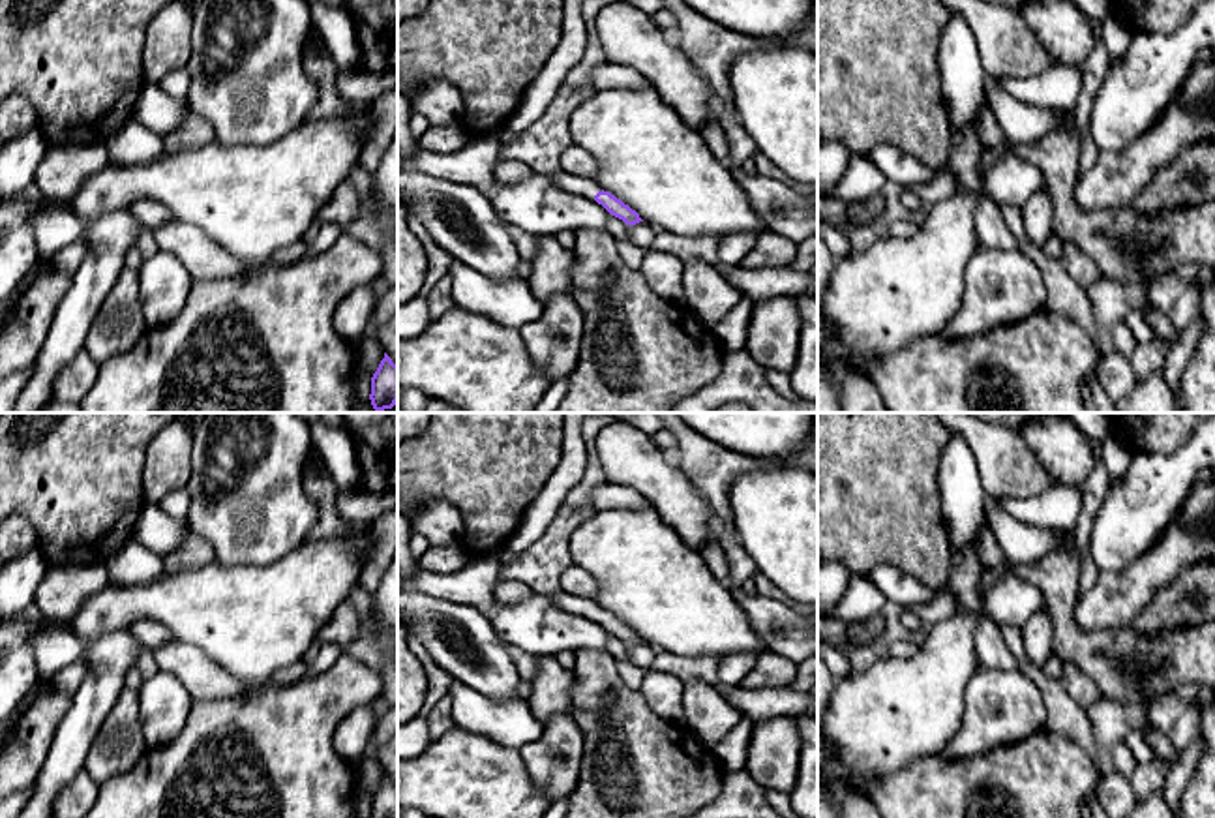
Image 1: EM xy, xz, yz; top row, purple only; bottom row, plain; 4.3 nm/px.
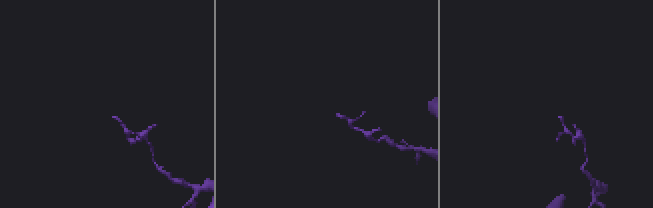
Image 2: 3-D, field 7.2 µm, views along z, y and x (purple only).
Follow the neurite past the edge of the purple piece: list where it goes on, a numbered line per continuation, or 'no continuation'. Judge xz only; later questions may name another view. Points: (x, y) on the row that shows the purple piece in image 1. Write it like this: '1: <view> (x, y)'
1: xz (585, 188)

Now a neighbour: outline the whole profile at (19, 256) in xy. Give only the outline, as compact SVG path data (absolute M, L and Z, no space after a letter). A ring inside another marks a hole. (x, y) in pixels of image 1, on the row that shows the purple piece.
M15 197L0 203L0 302L11 296L41 261L28 223L38 203Z

